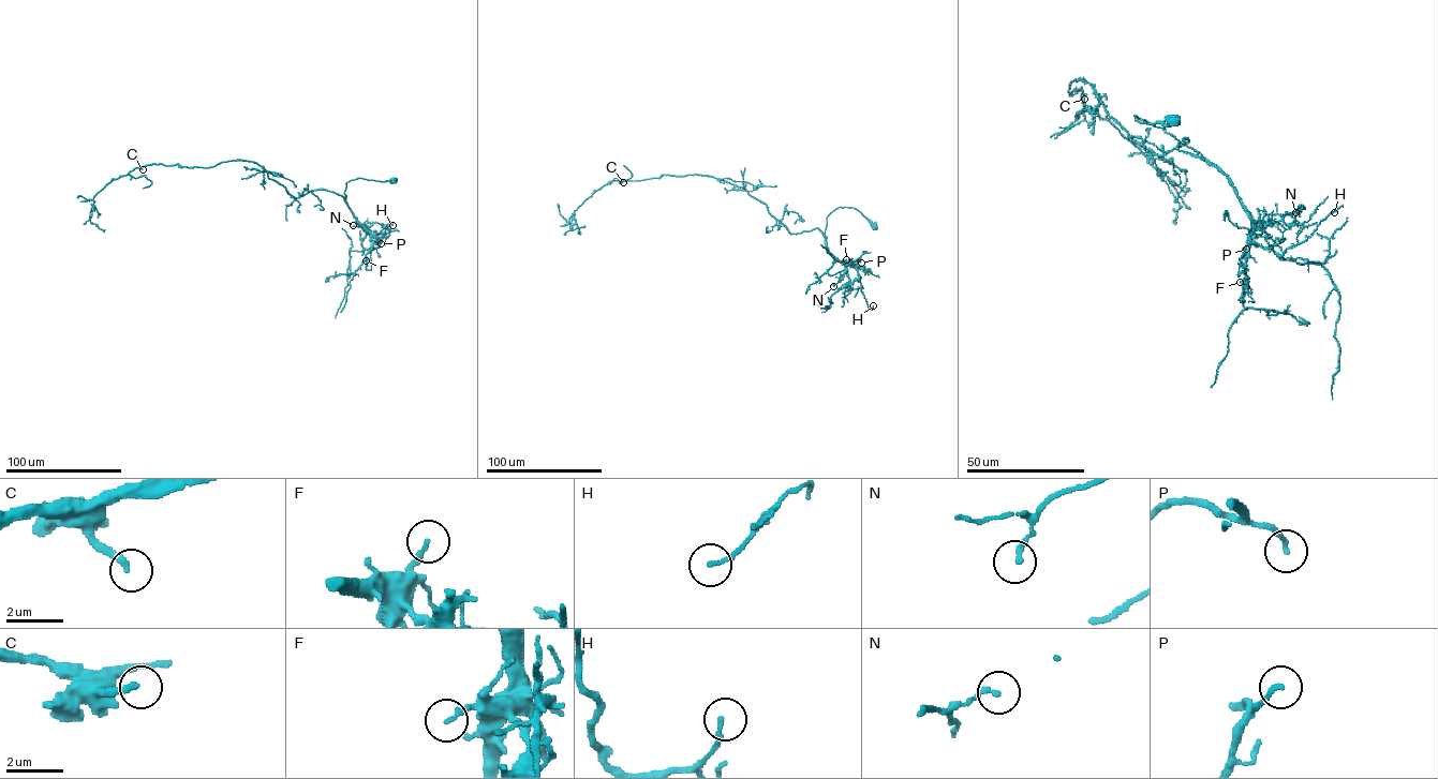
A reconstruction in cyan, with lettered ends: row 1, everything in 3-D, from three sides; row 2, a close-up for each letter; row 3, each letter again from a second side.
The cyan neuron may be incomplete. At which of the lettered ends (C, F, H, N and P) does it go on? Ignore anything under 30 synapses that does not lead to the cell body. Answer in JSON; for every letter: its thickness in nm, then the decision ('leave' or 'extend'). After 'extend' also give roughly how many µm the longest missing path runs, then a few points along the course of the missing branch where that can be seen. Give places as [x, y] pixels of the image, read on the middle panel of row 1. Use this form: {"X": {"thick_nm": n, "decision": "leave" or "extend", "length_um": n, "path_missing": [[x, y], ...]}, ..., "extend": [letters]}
{"C": {"thick_nm": 200, "decision": "extend", "length_um": 35, "path_missing": [[623, 182], [619, 188], [612, 178], [606, 175]]}, "F": {"thick_nm": 180, "decision": "leave"}, "H": {"thick_nm": 140, "decision": "leave"}, "N": {"thick_nm": 180, "decision": "leave"}, "P": {"thick_nm": 170, "decision": "leave"}, "extend": ["C"]}

